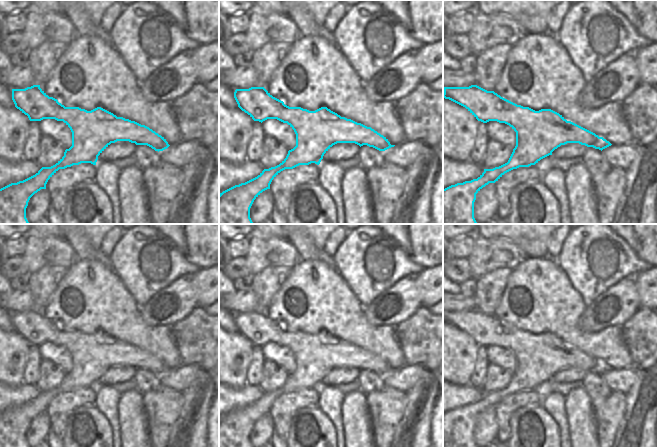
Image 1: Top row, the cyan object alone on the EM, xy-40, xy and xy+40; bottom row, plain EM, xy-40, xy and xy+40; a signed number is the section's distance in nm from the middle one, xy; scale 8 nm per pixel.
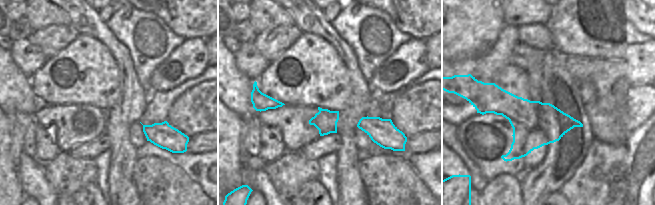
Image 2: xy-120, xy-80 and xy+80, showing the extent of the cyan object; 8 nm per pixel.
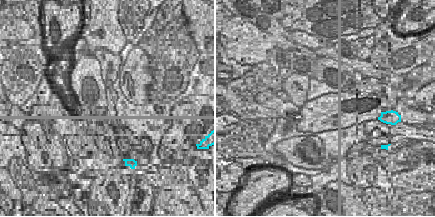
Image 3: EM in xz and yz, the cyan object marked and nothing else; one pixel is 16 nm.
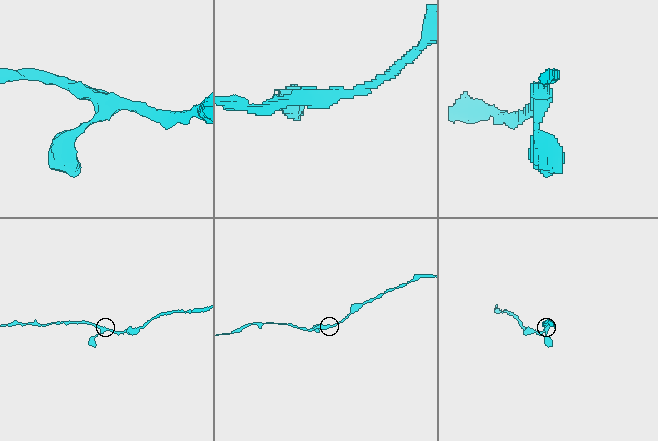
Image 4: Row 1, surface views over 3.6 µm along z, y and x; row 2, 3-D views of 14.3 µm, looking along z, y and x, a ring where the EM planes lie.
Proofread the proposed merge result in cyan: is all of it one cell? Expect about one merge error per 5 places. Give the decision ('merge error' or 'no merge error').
no merge error

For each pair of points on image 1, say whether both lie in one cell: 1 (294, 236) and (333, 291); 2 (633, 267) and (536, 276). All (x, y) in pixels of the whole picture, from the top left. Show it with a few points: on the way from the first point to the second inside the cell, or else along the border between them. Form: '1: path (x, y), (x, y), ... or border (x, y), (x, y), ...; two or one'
1: border (300, 258), (322, 261), (334, 266); two
2: border (555, 259), (571, 285), (579, 293); two

